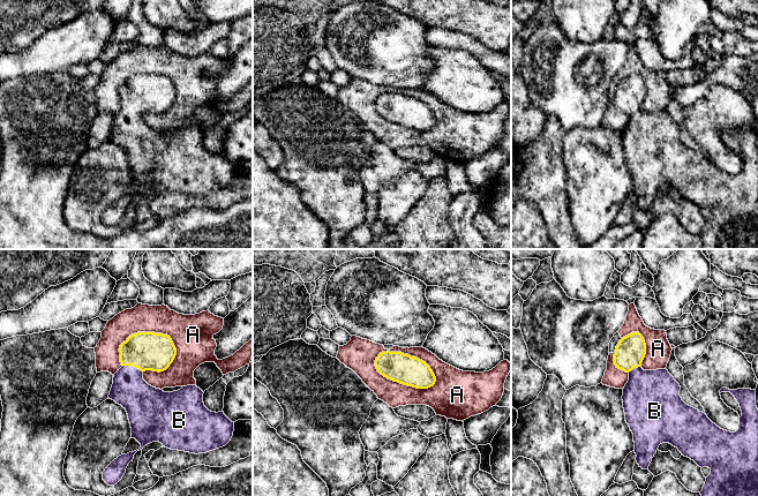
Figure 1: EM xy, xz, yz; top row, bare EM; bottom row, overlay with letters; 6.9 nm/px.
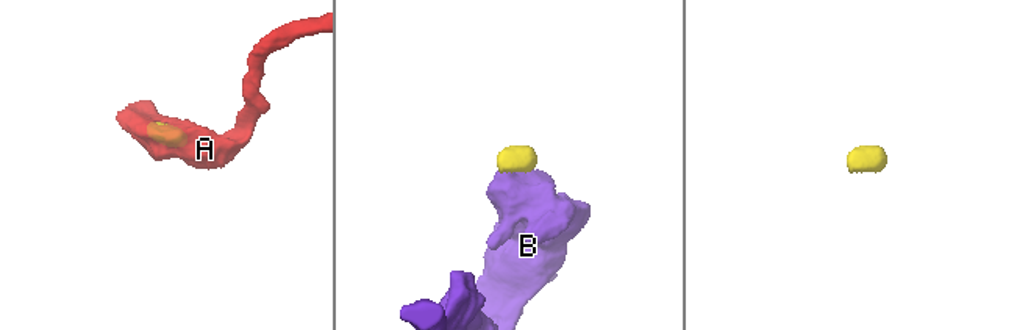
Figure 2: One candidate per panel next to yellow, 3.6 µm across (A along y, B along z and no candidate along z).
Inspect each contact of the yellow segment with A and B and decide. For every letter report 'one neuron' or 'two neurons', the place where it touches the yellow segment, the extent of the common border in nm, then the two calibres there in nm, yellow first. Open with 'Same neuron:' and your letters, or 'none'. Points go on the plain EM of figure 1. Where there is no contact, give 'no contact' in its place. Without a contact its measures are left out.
Same neuron: B
A: two neurons | xz (402, 125) | 460 nm | 200/170 nm
B: one neuron | xy (133, 107) | 150 nm | 280/260 nm

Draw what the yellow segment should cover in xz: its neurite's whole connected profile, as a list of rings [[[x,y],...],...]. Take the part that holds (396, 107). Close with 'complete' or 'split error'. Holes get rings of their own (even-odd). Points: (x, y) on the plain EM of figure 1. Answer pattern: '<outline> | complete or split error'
[[[382,93],[375,102],[377,113],[400,126],[428,130],[436,123],[430,108],[422,102],[401,93]]] | complete

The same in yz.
[[[639,74],[623,78],[615,91],[614,106],[629,115],[629,122],[623,130],[623,150],[625,163],[633,175],[636,203],[643,211],[648,211],[652,200],[660,186],[669,185],[684,197],[693,202],[699,209],[708,209],[711,216],[706,219],[700,233],[705,249],[758,249],[758,150],[756,148],[756,131],[722,129],[721,134],[730,134],[740,145],[742,158],[738,171],[730,174],[713,165],[705,155],[686,146],[681,137],[680,126],[665,111],[644,112],[640,107],[646,96],[646,85]]] | split error

